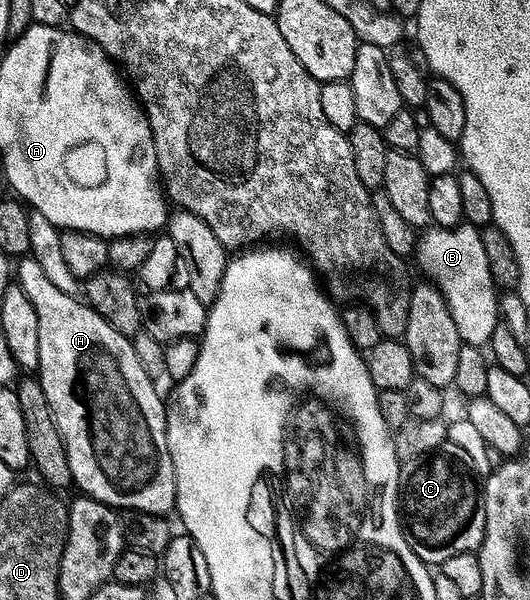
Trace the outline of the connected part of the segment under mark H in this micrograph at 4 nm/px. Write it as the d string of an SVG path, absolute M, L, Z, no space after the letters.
M33 256L17 263L16 282L22 286L40 320L40 364L37 373L44 396L48 396L56 428L60 428L60 436L68 452L68 464L72 464L74 486L82 489L79 491L85 497L113 506L119 512L130 510L155 516L173 515L178 505L178 481L172 452L168 448L168 406L156 396L133 341L116 332L116 328L112 328L112 324L104 321L85 301L73 294L60 292L60 288L44 276L44 268L40 268Z

